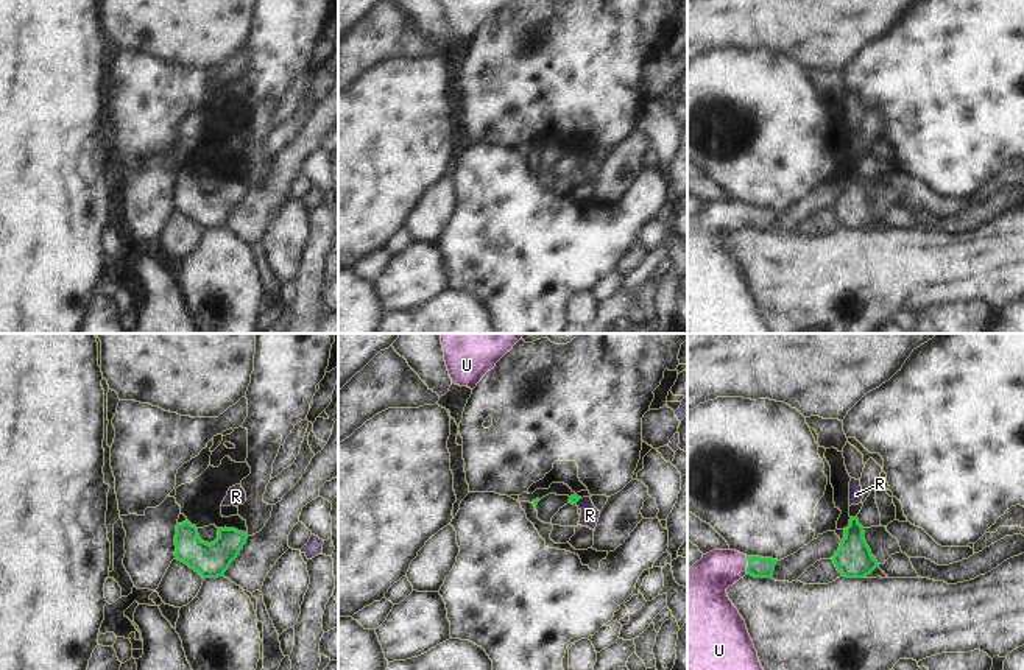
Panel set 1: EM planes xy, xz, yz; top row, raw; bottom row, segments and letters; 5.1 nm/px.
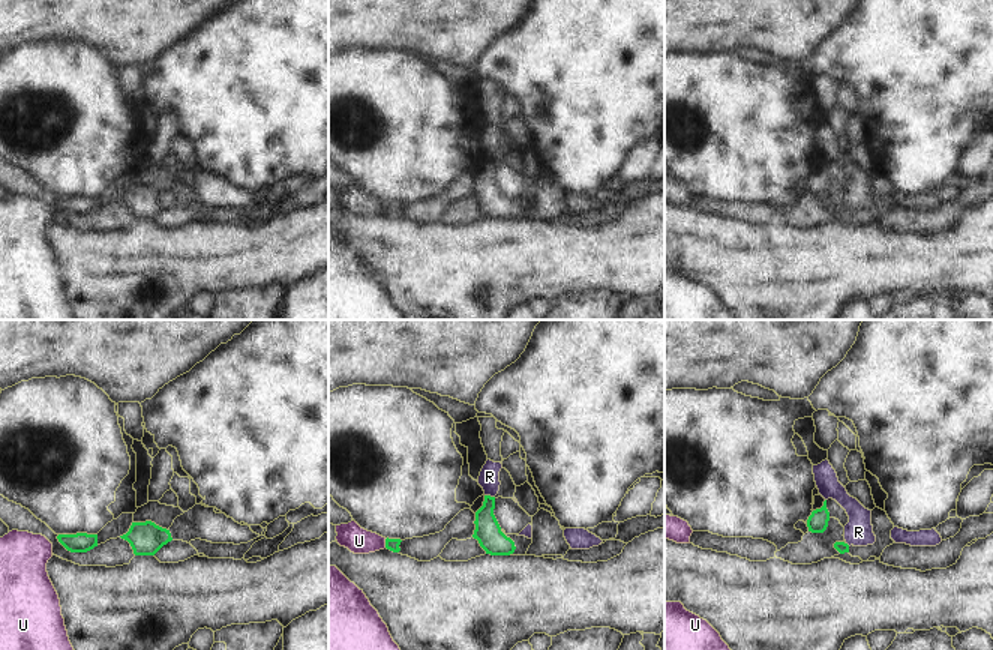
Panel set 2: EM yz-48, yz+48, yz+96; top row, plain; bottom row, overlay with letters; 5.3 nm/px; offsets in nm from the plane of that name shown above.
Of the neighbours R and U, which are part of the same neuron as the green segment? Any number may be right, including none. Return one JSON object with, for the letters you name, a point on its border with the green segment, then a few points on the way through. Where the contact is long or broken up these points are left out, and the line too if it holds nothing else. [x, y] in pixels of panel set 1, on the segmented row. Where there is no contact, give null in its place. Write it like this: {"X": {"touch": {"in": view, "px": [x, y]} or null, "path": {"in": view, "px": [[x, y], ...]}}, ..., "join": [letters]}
{"U": {"touch": {"in": "yz", "px": [748, 566]}, "path": {"in": "yz", "px": [[759, 567], [748, 566], [722, 567], [705, 585]]}}, "join": ["U"]}

